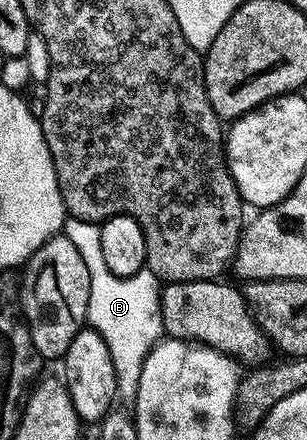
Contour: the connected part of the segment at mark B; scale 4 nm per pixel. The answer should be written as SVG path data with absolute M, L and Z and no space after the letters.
M68 218L64 221L63 235L74 242L78 254L82 254L82 262L86 262L86 270L90 272L90 302L88 303L87 323L106 342L106 350L110 350L110 358L114 362L114 374L116 375L116 390L119 399L128 402L135 401L138 390L138 378L142 378L142 362L148 356L148 352L165 335L164 322L160 319L160 289L161 281L157 280L147 266L135 272L133 276L119 276L106 266L106 258L102 258L102 238L100 229L93 221Z

